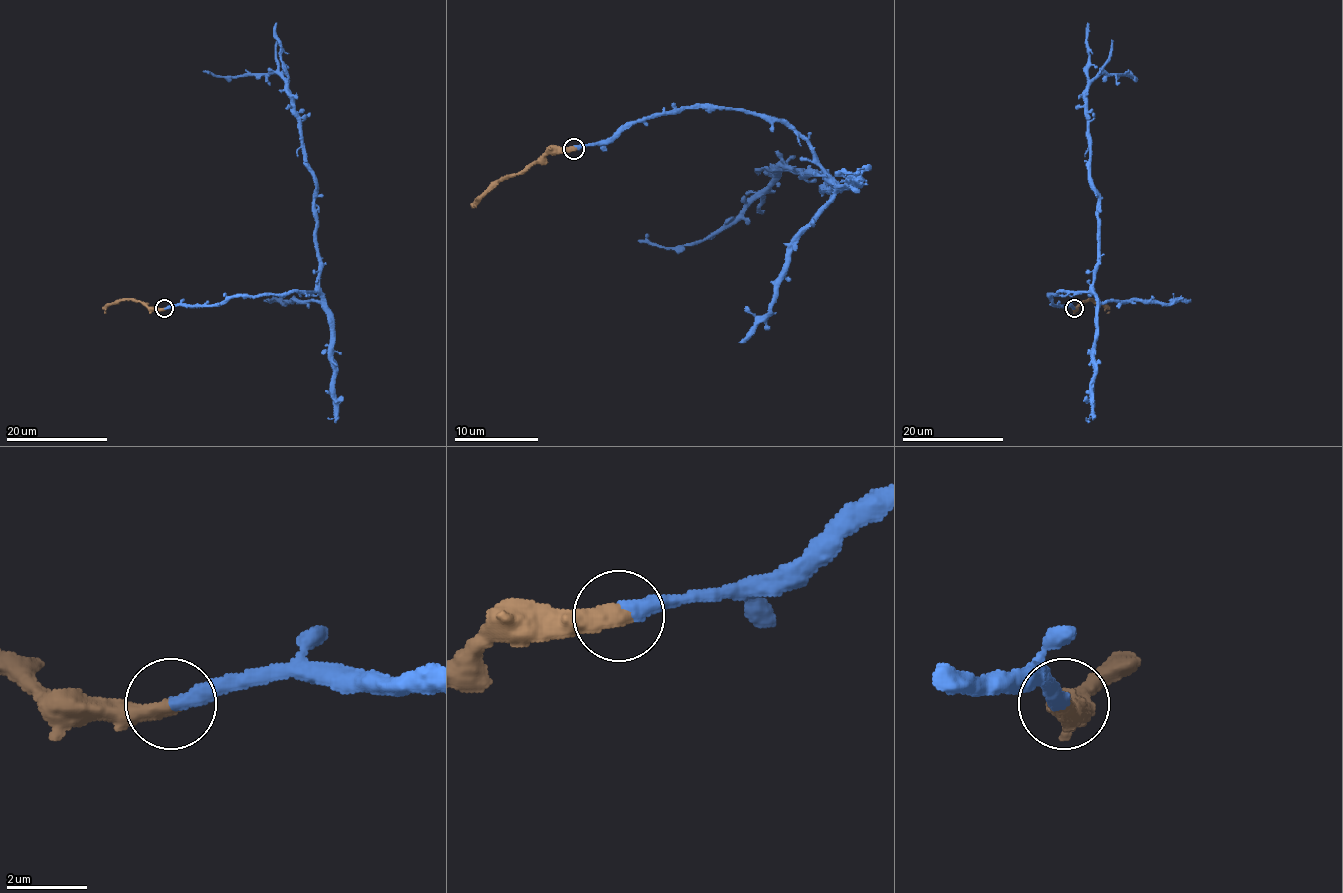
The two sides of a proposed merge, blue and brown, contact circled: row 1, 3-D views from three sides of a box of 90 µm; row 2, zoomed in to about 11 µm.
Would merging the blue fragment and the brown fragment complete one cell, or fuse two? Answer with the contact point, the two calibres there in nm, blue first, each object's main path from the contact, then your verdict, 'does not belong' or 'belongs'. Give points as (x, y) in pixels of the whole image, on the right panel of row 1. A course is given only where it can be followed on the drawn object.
(1074, 308) | 400/500 nm | blue via (1073, 309), (1049, 296), (1087, 291), (1097, 263), (1088, 86), (1101, 73), (1134, 77), (1129, 70) | brown via (1074, 309), (1082, 301), (1091, 300), (1103, 304), (1108, 309), (1107, 313) | belongs

